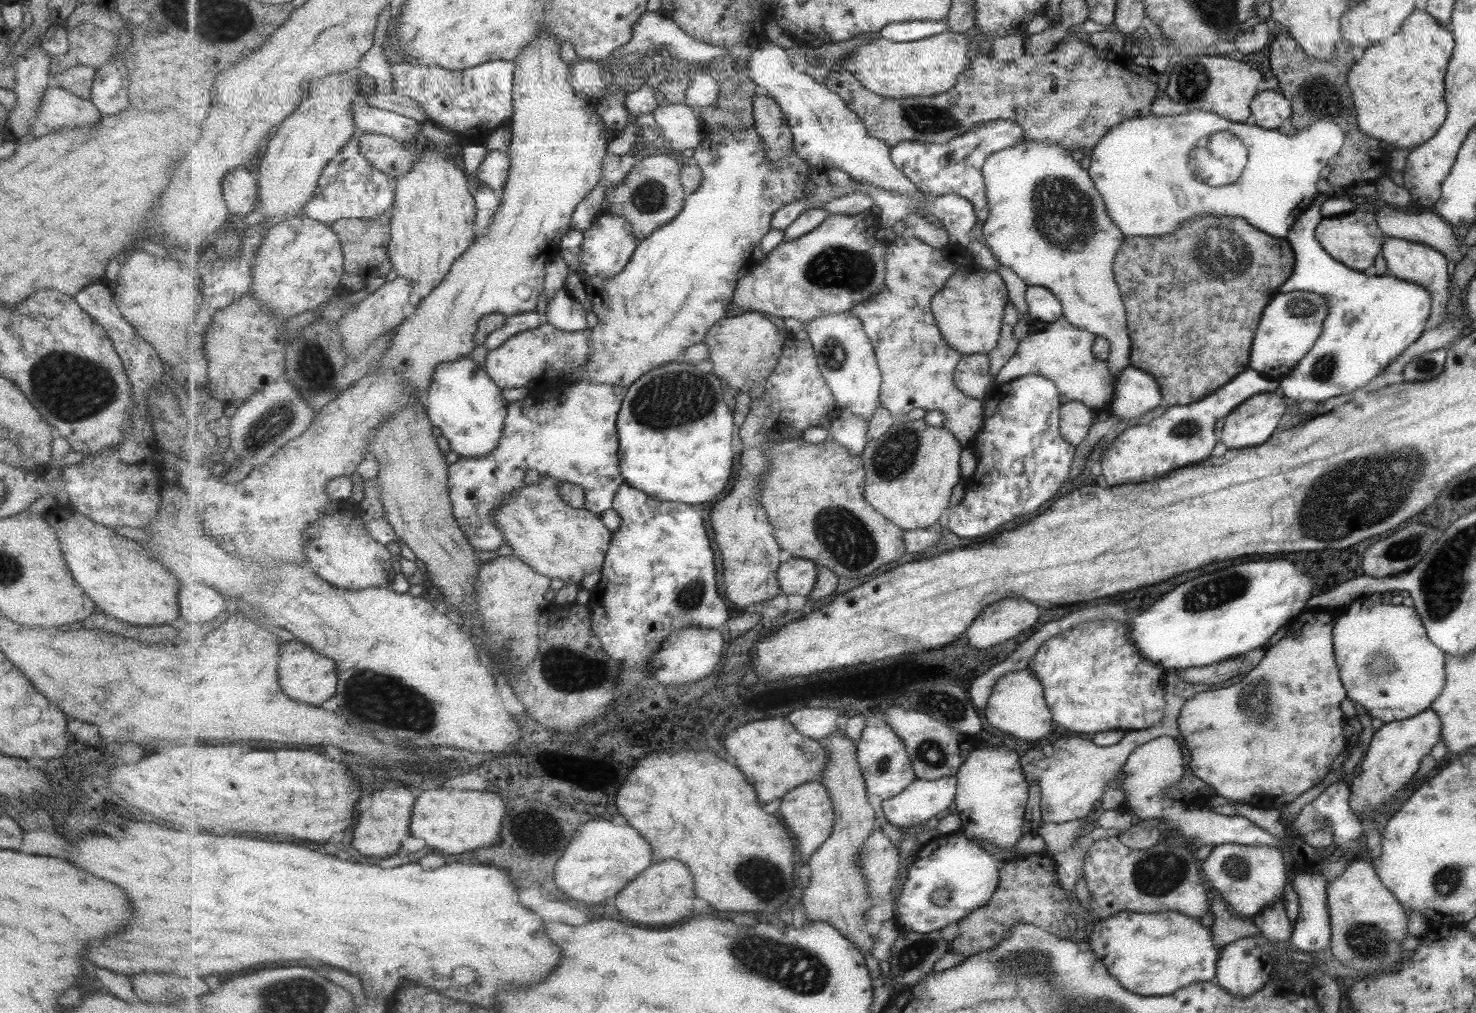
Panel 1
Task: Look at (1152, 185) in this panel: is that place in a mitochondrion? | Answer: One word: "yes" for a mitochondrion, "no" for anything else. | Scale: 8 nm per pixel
no

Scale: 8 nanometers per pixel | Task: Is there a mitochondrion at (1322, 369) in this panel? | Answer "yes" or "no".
yes

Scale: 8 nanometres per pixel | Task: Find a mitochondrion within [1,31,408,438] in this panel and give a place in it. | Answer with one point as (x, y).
(72, 389)

